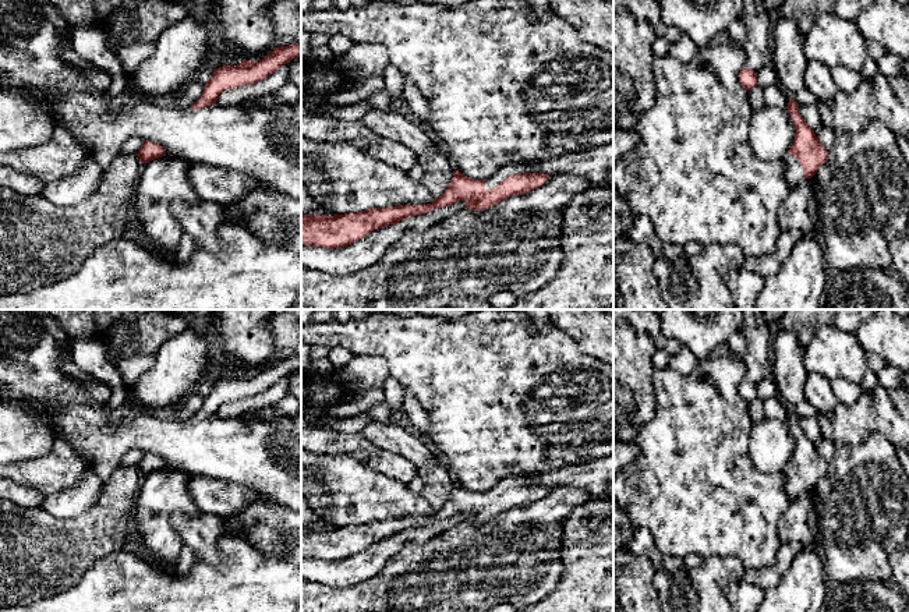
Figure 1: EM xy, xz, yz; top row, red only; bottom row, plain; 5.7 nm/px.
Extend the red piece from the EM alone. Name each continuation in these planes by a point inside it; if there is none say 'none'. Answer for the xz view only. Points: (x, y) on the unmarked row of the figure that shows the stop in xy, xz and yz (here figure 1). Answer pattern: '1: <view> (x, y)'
1: xz (515, 480)

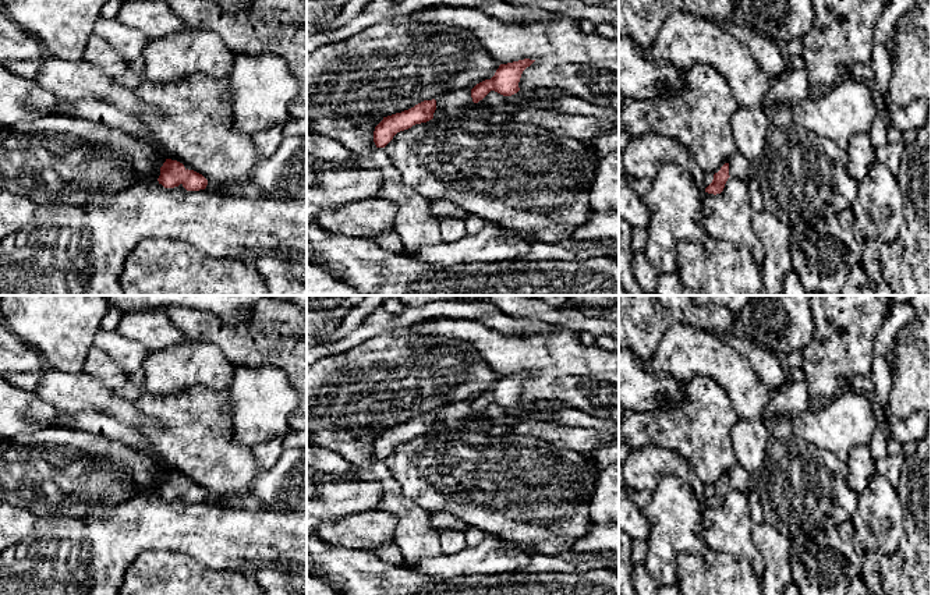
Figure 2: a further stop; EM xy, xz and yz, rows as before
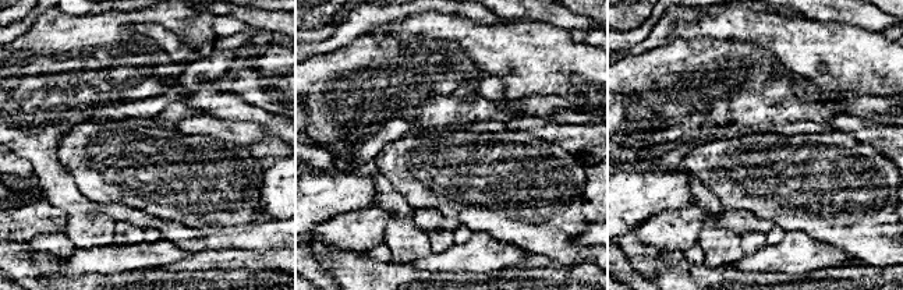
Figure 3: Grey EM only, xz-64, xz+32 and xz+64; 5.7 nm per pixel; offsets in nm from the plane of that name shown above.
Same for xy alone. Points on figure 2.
none

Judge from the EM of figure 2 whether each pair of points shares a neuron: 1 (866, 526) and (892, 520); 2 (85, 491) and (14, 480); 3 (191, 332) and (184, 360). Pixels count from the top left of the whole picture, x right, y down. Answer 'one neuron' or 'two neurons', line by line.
1: one neuron
2: one neuron
3: two neurons

